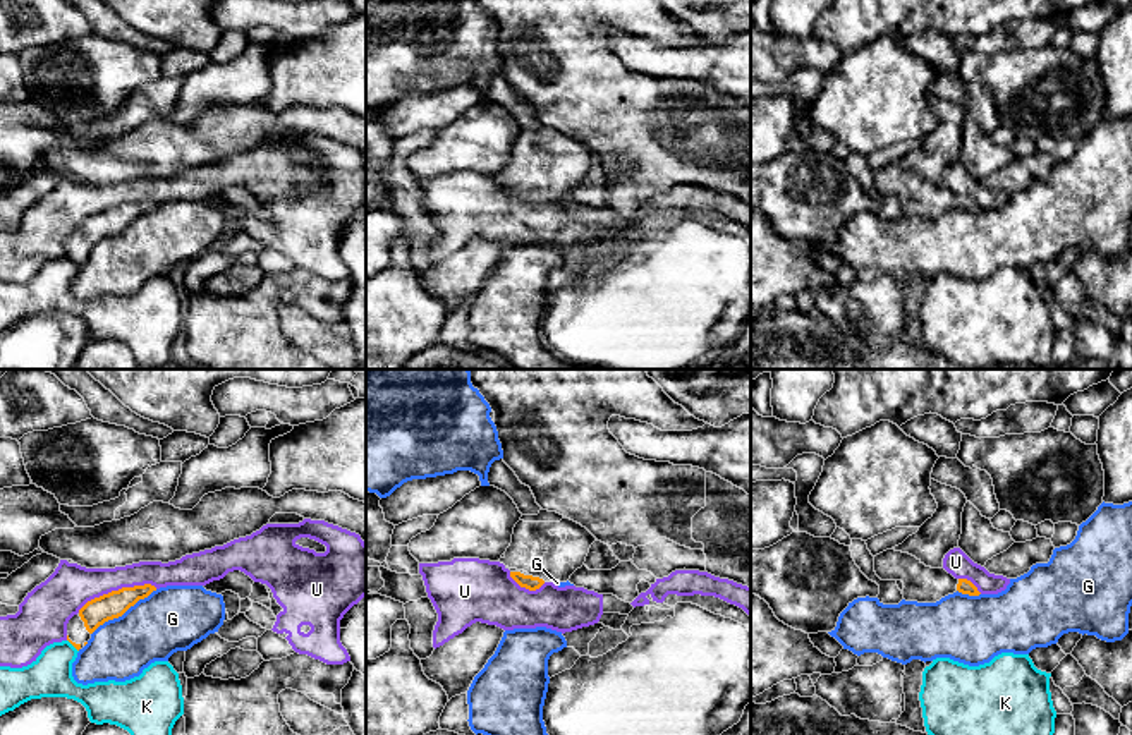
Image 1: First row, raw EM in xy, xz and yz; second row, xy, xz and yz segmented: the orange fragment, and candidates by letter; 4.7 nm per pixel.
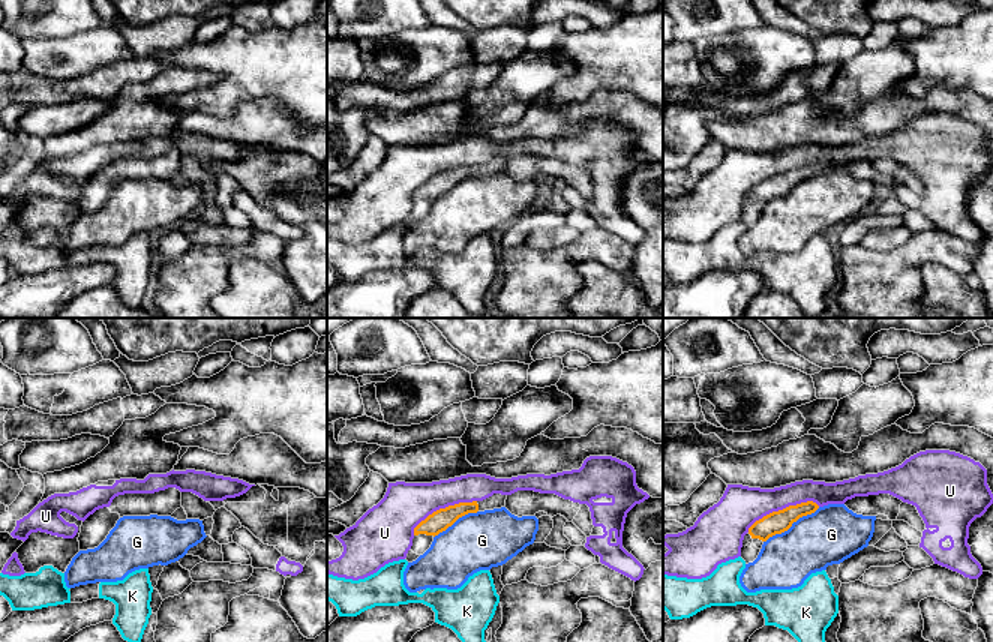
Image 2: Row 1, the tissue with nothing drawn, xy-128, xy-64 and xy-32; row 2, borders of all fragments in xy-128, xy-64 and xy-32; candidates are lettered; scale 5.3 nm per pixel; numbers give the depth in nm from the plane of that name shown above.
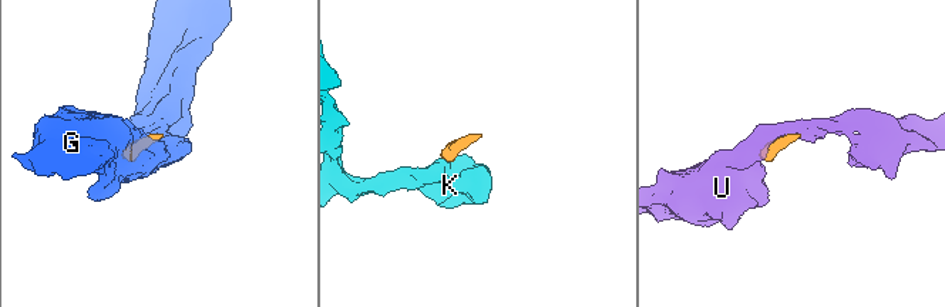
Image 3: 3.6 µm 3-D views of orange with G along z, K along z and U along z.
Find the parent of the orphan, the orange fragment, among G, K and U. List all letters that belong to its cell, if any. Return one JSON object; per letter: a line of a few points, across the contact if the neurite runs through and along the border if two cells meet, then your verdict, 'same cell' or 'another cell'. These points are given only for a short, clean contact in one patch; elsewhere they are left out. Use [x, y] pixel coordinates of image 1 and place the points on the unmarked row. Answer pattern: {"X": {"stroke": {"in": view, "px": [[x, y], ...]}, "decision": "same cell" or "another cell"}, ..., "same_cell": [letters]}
{"G": {"decision": "another cell"}, "K": {"stroke": {"in": "xy", "px": [[67, 255], [78, 267]]}, "decision": "another cell"}, "U": {"decision": "another cell"}, "same_cell": []}

